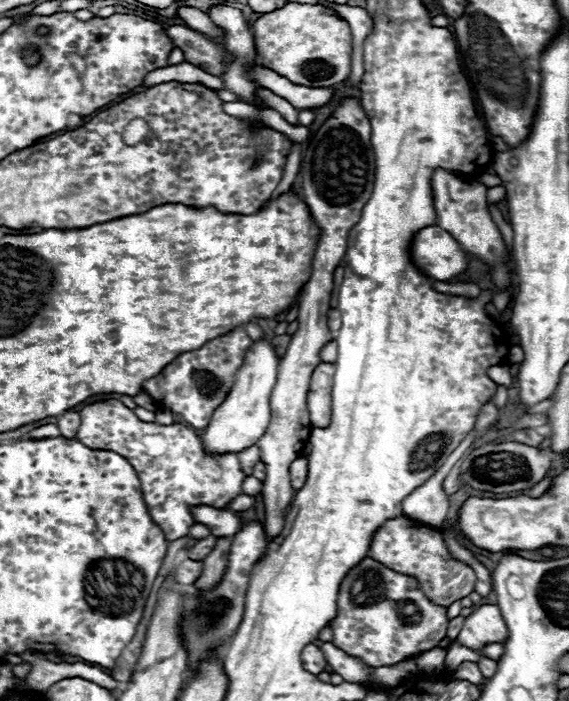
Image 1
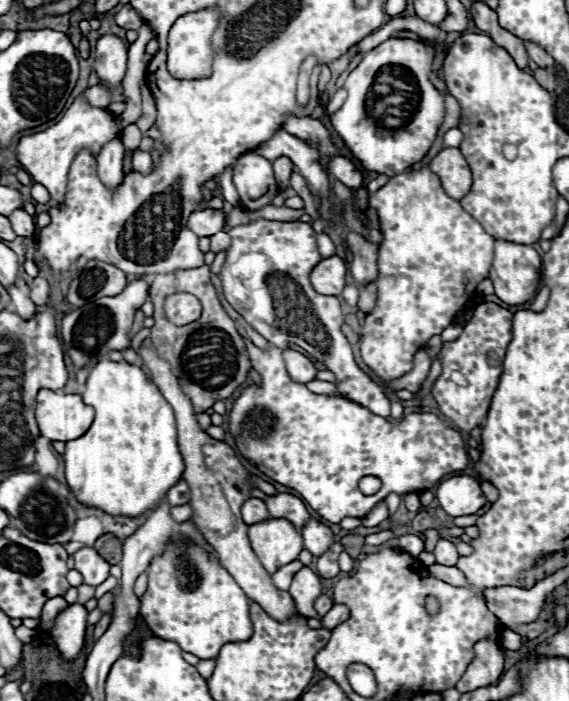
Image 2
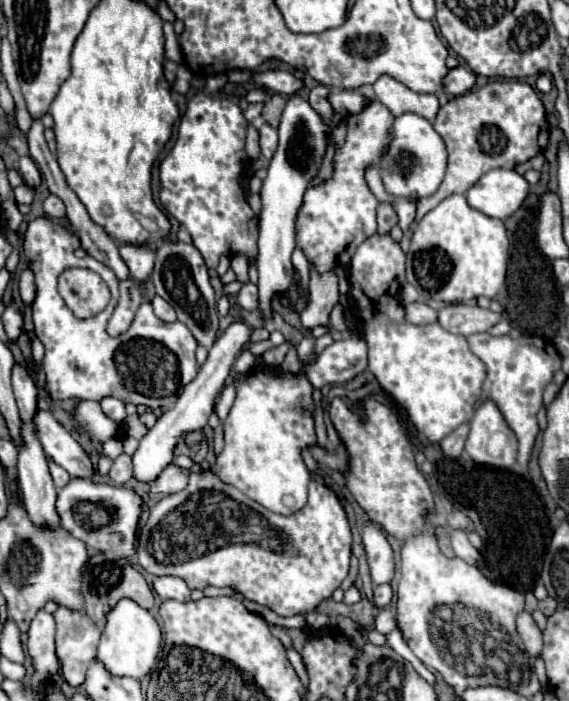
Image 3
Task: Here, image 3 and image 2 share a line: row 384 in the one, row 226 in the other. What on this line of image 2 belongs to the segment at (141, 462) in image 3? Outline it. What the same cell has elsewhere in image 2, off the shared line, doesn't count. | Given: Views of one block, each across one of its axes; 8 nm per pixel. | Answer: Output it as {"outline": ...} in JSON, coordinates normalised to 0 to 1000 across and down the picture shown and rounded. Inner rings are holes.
{"outline":[[[344,300],[337,302],[337,308],[330,311],[330,328],[344,331],[348,337],[373,337],[380,331],[390,331],[397,317],[394,317],[394,302],[390,300]]]}

